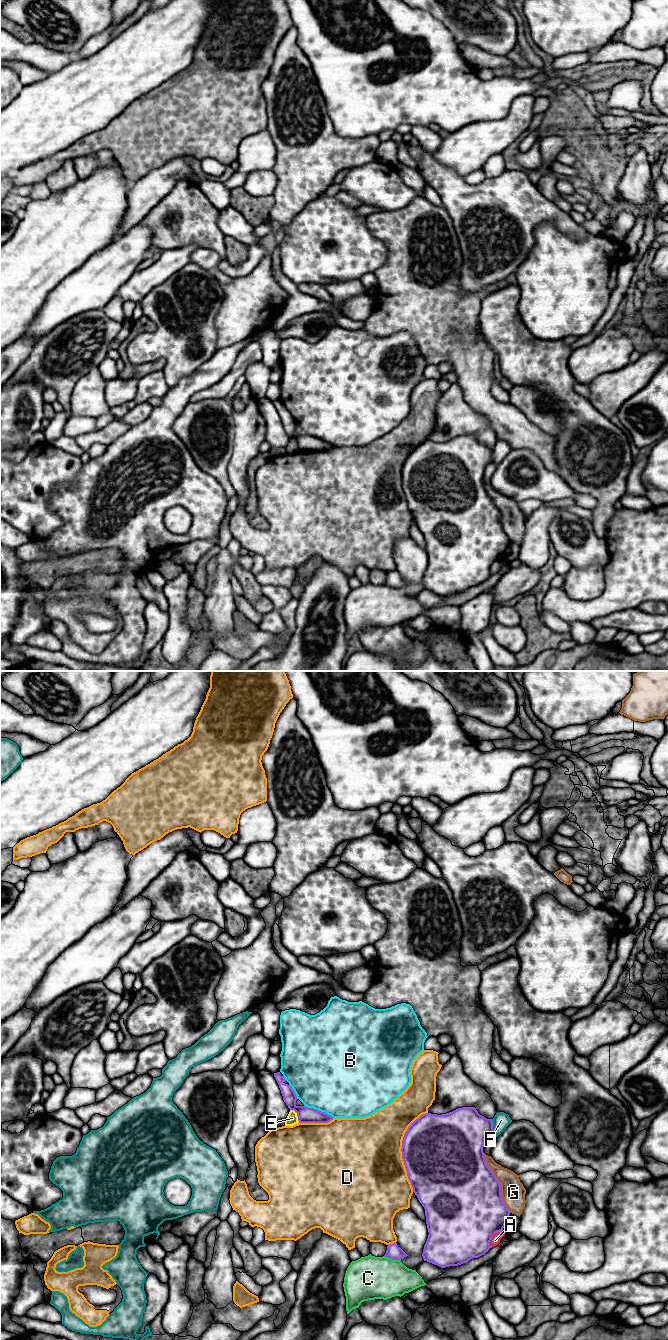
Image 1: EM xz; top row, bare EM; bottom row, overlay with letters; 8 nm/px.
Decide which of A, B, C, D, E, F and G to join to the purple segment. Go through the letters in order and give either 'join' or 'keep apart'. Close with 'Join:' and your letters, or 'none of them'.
A: keep apart
B: keep apart
C: keep apart
D: keep apart
E: keep apart
F: keep apart
G: keep apart
Join: none of them

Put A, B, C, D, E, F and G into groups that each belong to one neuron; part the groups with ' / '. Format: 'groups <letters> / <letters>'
groups A / B / C / D / E / F / G

